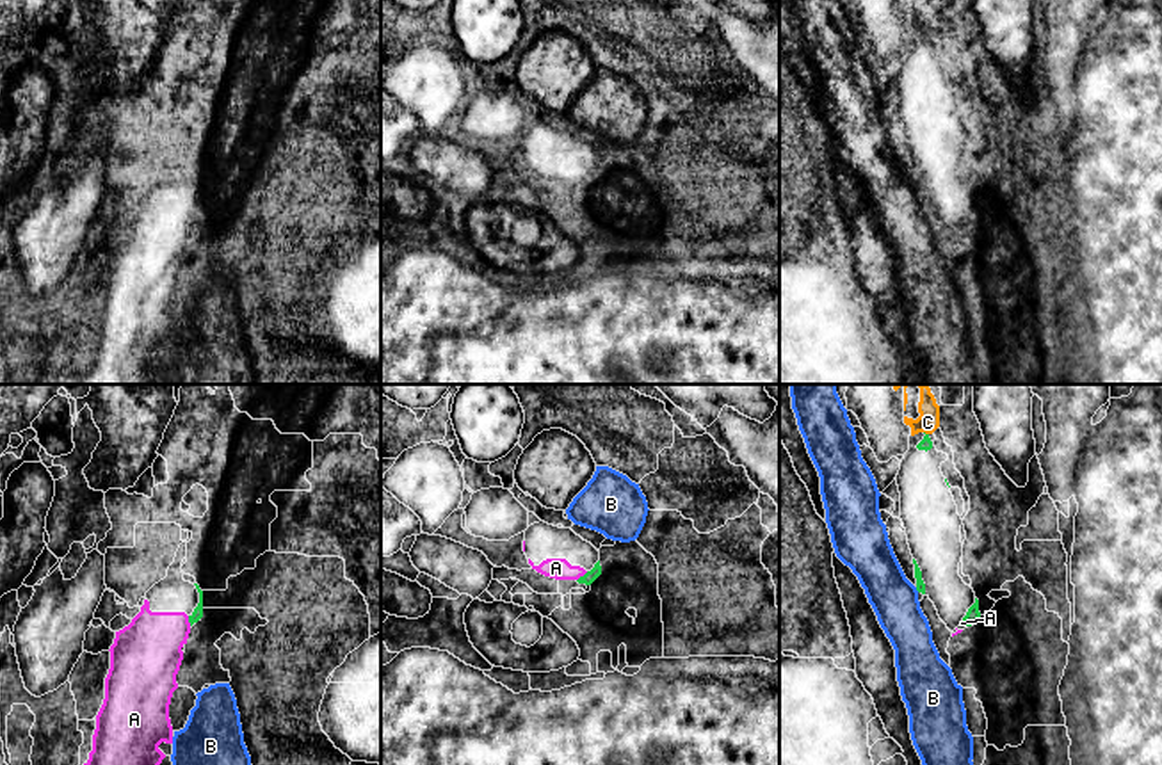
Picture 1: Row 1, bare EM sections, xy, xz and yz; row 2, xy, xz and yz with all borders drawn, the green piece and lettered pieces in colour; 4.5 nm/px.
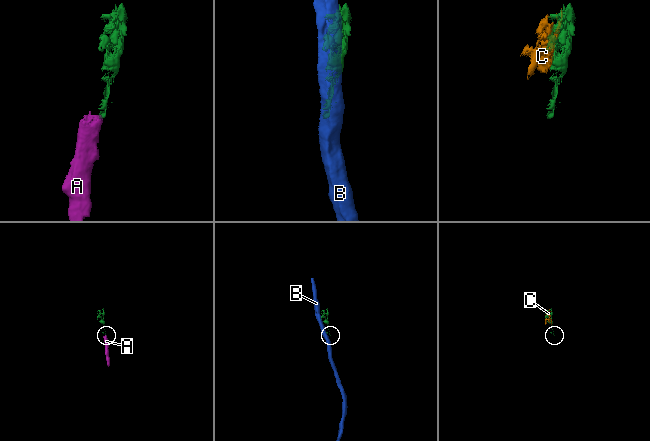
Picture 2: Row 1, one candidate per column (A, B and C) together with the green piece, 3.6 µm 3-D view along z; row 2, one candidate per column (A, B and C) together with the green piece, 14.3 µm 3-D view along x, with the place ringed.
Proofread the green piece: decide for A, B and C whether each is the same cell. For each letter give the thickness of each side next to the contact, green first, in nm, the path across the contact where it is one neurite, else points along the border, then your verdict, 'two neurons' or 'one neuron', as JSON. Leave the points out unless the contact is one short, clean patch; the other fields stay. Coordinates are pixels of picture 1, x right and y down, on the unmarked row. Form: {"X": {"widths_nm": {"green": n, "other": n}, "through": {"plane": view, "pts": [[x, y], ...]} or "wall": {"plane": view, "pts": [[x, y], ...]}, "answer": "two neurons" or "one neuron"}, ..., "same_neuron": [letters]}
{"A": {"widths_nm": {"green": 60, "other": 100}, "through": {"plane": "xz", "pts": [[589, 178], [584, 177], [556, 169]]}, "answer": "one neuron"}, "B": {"widths_nm": {"green": 50, "other": 220}, "answer": "two neurons"}, "C": {"widths_nm": {"green": 60, "other": 100}, "answer": "two neurons"}, "same_neuron": ["A"]}

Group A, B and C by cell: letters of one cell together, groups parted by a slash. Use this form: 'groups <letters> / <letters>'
groups A / B / C

